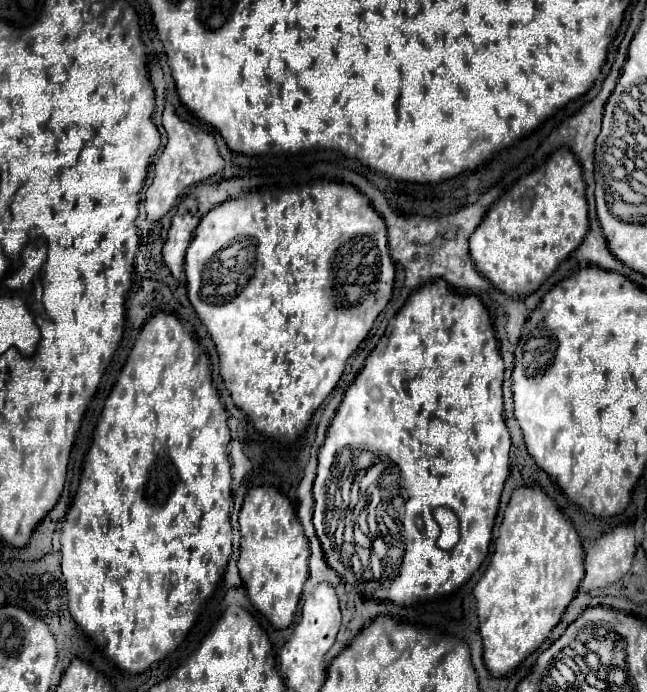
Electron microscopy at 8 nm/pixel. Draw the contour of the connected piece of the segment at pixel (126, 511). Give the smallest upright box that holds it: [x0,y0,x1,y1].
[62,312,232,674]

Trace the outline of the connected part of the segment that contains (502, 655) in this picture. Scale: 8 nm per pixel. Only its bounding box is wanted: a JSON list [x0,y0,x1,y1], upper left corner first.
[474,486,584,676]

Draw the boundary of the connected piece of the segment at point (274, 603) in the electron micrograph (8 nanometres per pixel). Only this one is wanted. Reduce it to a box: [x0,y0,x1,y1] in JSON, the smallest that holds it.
[238,486,310,628]

